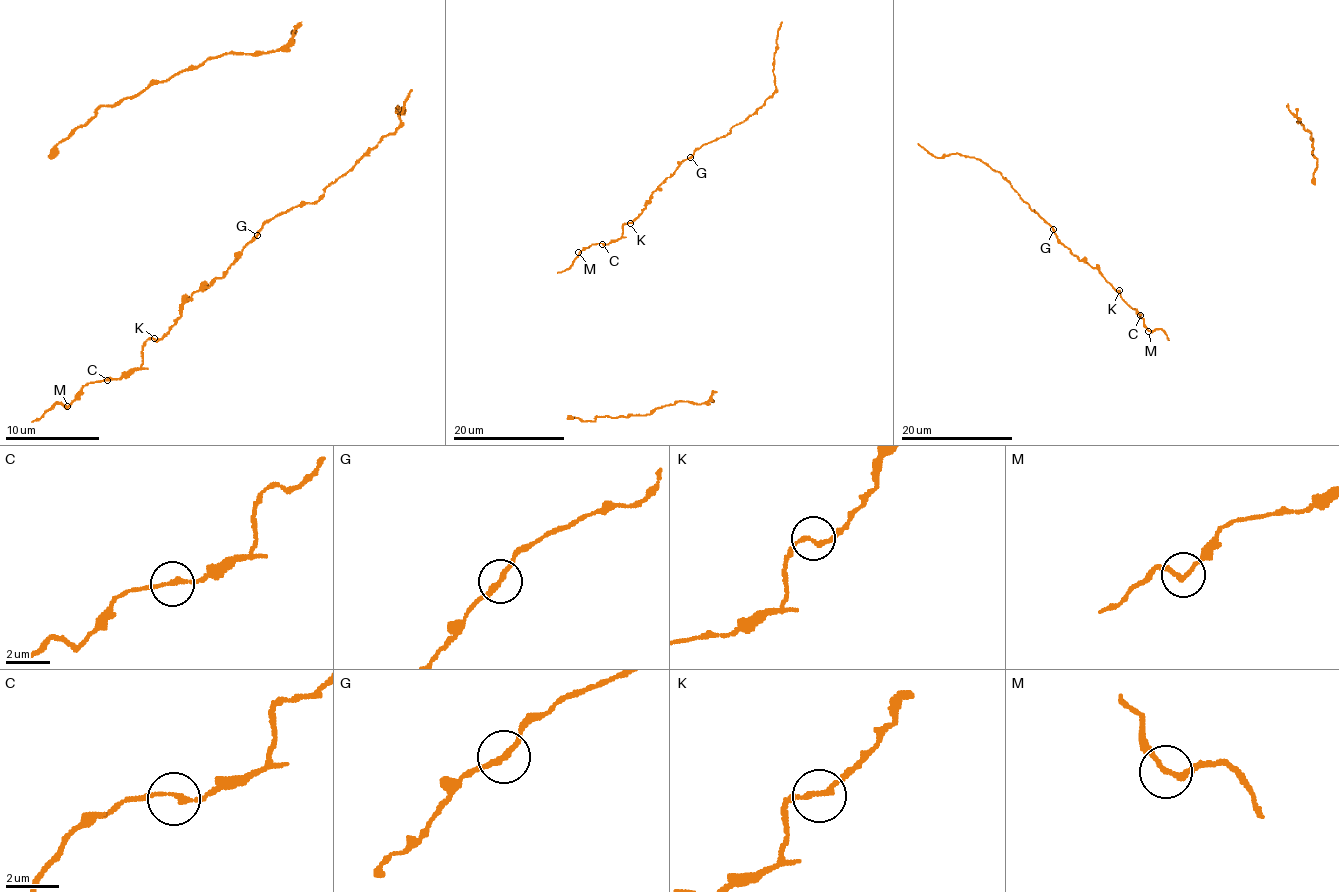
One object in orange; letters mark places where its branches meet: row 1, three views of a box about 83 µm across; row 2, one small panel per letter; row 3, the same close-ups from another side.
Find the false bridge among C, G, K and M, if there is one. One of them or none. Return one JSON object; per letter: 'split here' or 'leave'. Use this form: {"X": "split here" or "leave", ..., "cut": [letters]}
{"C": "leave", "G": "leave", "K": "leave", "M": "leave", "cut": []}

